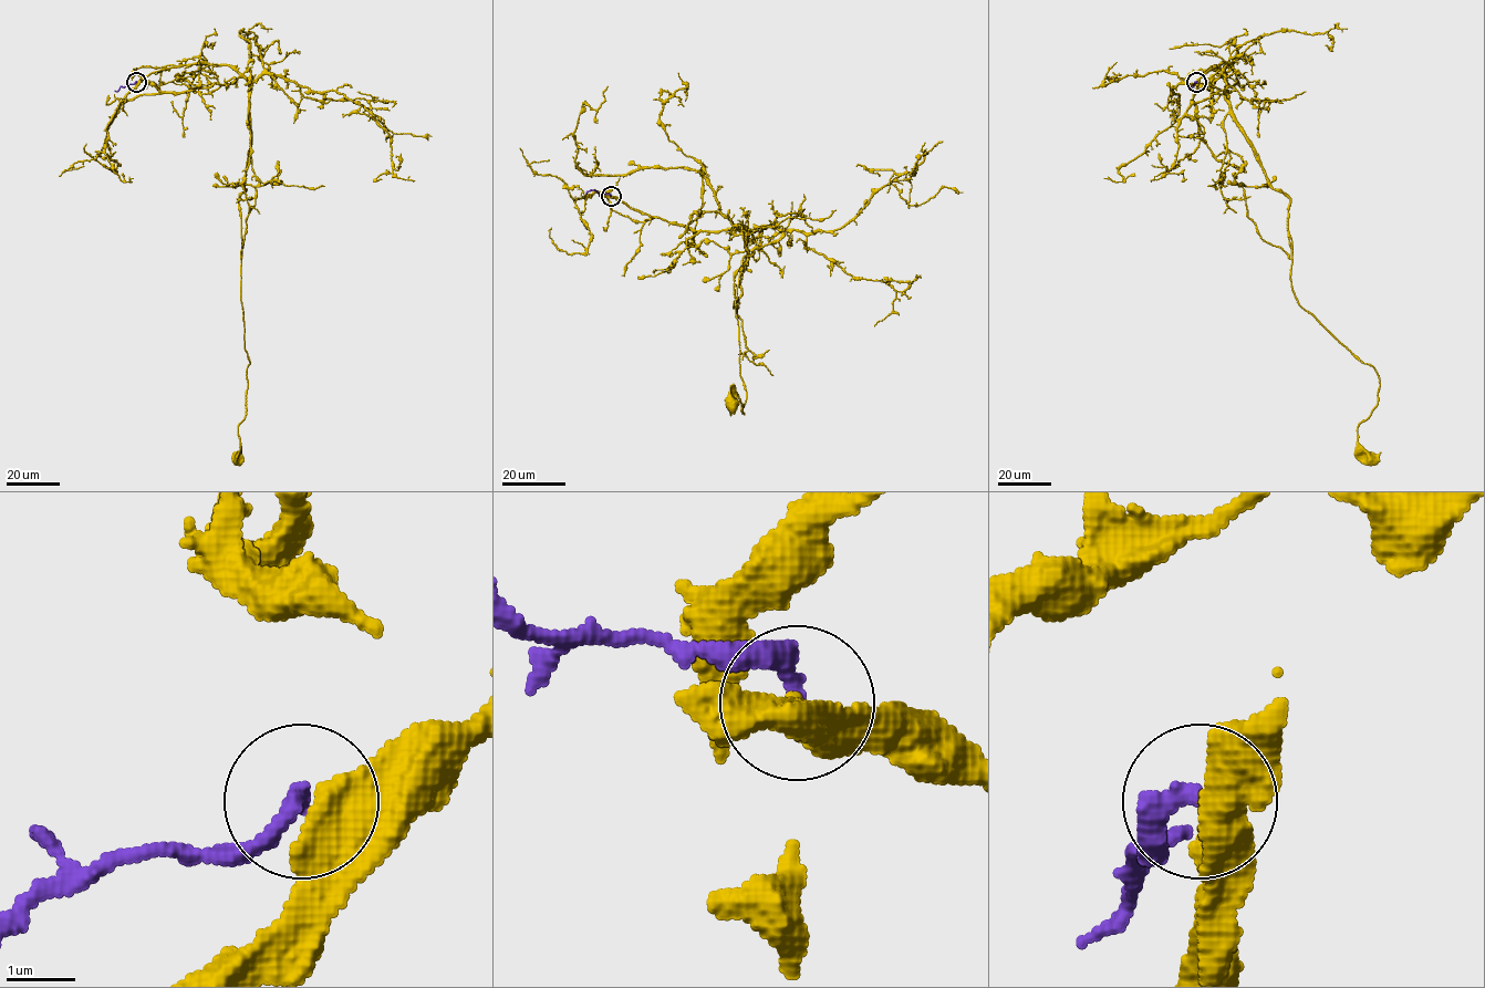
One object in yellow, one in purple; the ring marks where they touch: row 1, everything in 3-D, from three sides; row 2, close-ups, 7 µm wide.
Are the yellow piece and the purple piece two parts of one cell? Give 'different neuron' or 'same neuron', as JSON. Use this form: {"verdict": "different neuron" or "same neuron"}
{"verdict": "different neuron"}

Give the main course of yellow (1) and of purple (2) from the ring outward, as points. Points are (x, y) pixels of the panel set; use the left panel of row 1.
1: (136, 82), (155, 71), (206, 63), (231, 65), (248, 83), (250, 145), (239, 206), (249, 364), (237, 458)
2: (135, 82), (115, 91)

